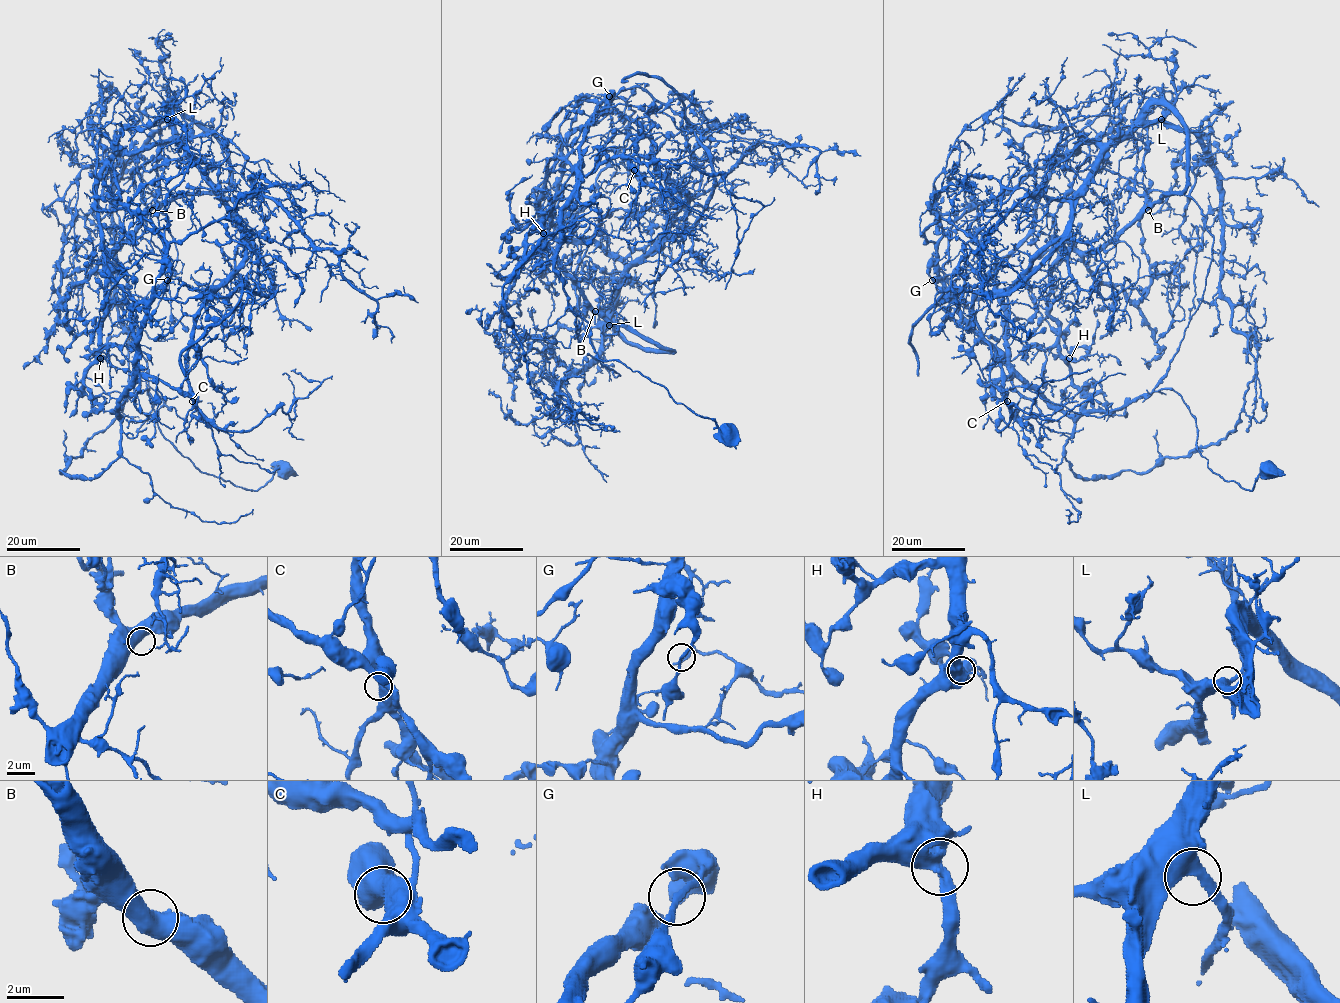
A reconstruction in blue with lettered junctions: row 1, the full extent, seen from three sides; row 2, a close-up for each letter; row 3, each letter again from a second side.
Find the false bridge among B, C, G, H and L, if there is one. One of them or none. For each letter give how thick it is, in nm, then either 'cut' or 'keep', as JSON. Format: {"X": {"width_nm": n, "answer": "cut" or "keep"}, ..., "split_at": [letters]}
{"B": {"width_nm": 500, "answer": "keep"}, "C": {"width_nm": 600, "answer": "keep"}, "G": {"width_nm": 200, "answer": "cut"}, "H": {"width_nm": 550, "answer": "keep"}, "L": {"width_nm": 480, "answer": "keep"}, "split_at": ["G"]}

